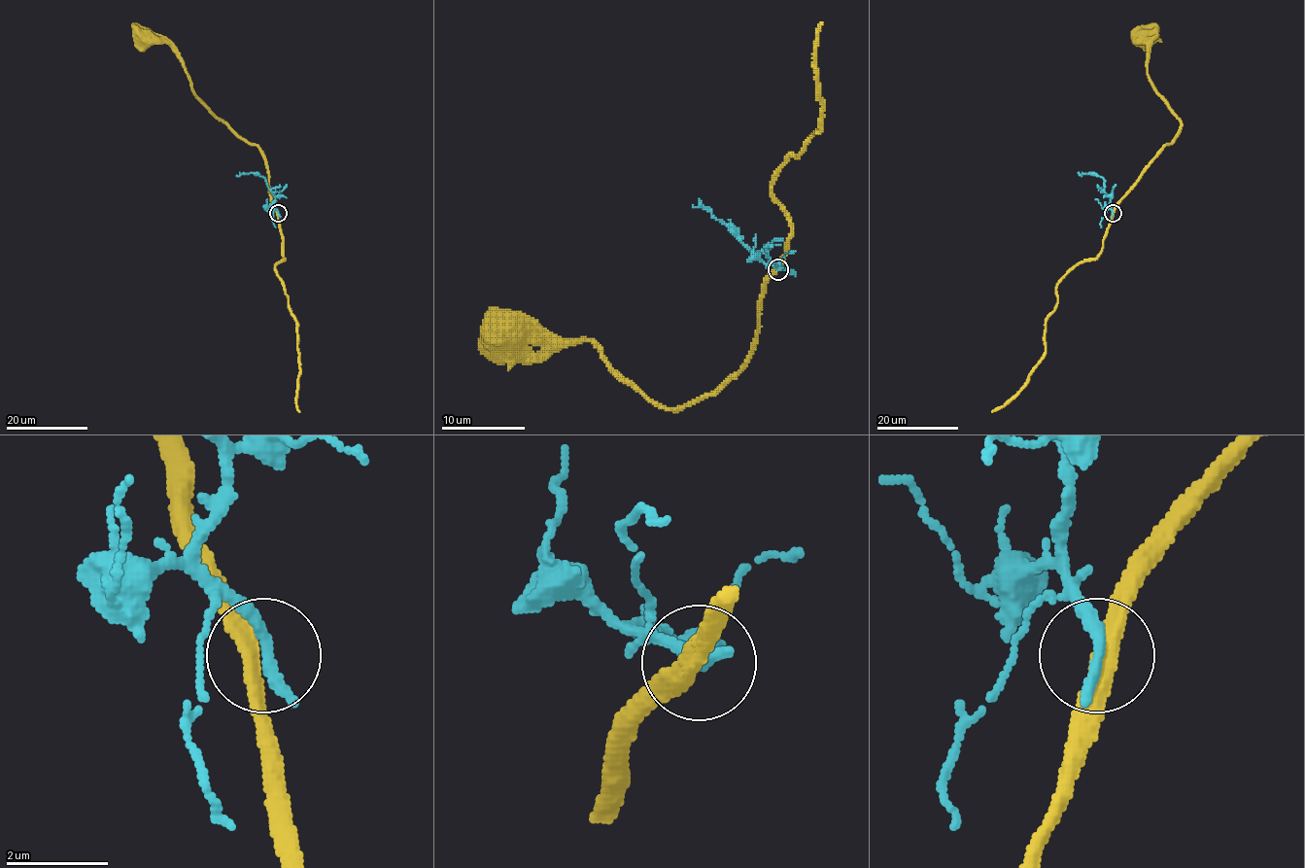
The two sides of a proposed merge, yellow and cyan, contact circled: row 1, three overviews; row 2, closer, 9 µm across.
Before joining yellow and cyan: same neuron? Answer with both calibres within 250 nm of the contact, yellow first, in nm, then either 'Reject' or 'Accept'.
Thickness 360 nm (yellow) against 320 nm. Reject

